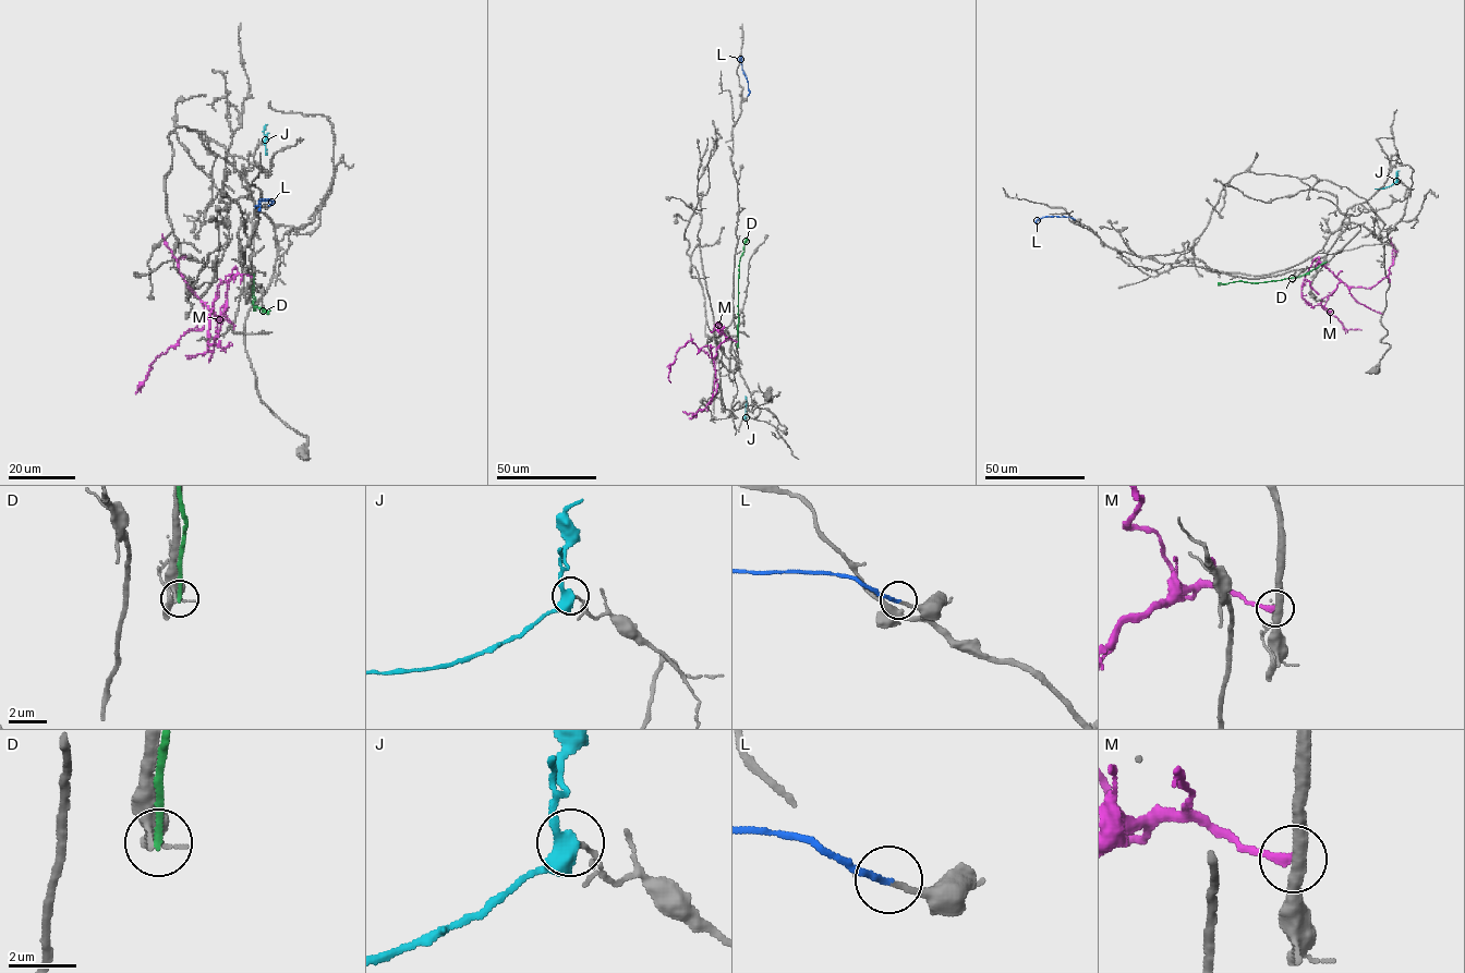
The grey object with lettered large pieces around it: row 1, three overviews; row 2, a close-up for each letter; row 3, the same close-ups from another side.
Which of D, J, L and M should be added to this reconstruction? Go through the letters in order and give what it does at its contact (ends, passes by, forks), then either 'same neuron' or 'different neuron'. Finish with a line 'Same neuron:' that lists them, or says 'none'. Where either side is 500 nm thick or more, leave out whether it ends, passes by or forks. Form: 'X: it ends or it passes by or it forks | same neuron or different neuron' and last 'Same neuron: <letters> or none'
D: it ends | different neuron
J: it passes by | different neuron
L: it ends | same neuron
M: it ends | different neuron
Same neuron: L

